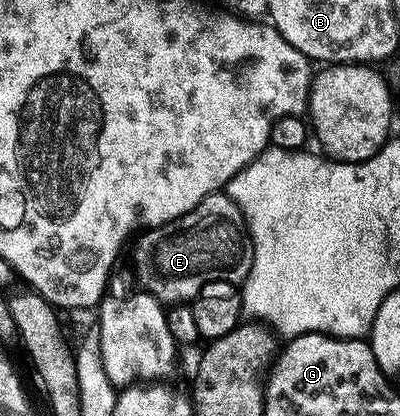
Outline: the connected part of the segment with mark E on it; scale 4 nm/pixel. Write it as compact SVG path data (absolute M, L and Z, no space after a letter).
M225 191L212 193L188 214L139 236L134 248L134 272L142 283L139 285L166 306L193 301L198 291L213 280L241 285L252 270L254 247L246 220Z

